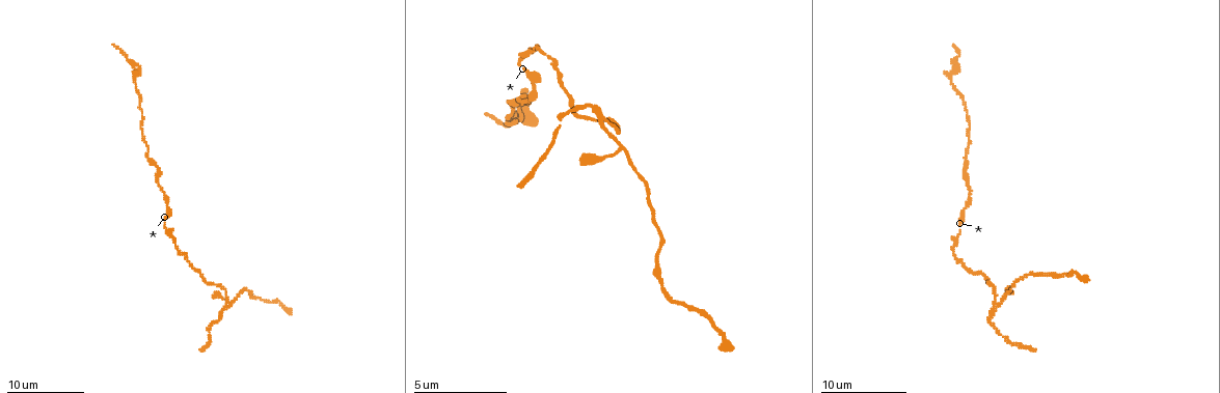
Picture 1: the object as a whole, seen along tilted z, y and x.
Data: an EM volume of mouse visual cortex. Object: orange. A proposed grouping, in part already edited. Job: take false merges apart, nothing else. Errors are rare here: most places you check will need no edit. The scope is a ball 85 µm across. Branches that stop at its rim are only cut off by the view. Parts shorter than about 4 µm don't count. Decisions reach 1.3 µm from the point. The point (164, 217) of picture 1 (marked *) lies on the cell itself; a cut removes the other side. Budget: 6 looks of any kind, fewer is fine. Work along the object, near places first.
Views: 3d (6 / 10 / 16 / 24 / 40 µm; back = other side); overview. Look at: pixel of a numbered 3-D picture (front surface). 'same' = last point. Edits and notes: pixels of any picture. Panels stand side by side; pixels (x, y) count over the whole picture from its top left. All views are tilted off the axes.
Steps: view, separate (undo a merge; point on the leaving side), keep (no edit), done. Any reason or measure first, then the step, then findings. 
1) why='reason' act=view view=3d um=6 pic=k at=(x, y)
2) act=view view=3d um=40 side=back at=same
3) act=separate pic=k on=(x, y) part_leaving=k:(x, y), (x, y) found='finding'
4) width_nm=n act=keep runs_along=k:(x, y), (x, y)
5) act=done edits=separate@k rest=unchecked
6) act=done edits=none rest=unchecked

why='sudden change in width' act=view view=3d um=10 pic=1 at=(959, 237)

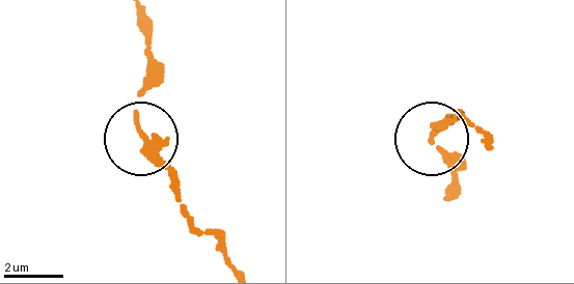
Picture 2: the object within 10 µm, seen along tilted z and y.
act=keep runs_along=2:(136, 92), (145, 146), (175, 192) found='continuous, no second cell'

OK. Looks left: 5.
act=view view=3d um=6 pic=1 at=(964, 266)

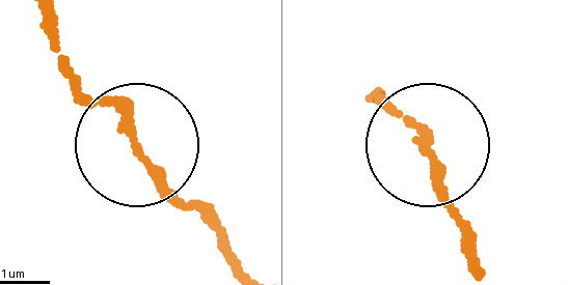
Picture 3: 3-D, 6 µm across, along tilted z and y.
act=keep found='all the same cell'

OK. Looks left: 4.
why='arms part here' act=view view=3d um=16 pic=1 at=(609, 135)

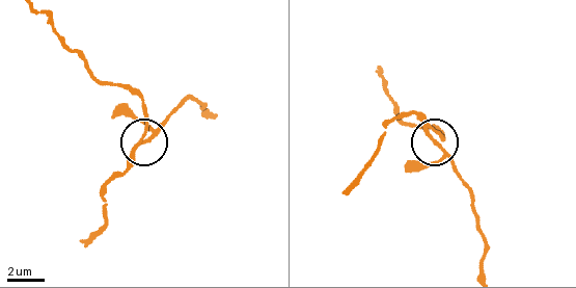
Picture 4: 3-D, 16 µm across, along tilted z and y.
act=separate pic=4 on=(438, 147) part_leaving=4:(426, 129), (470, 191), (484, 242), (484, 266) found='a second cell is stuck on'

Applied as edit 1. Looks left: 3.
act=done edits=separate@4 rest=unchecked

